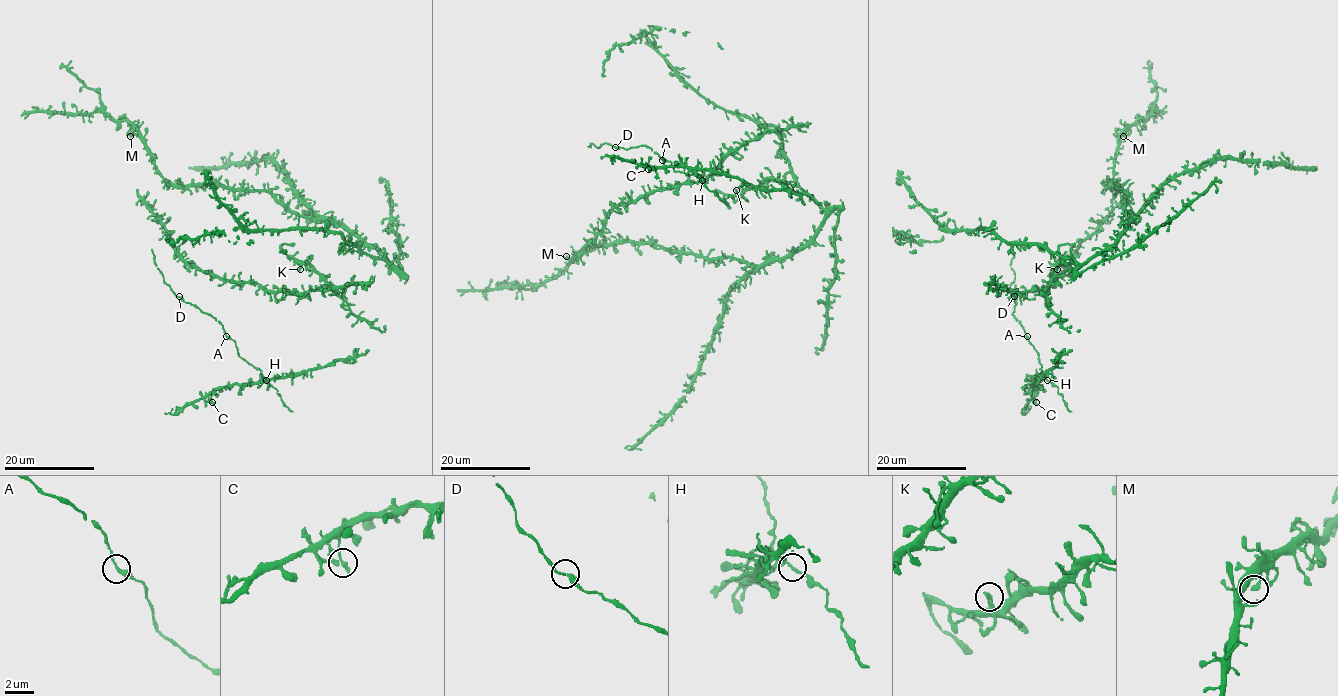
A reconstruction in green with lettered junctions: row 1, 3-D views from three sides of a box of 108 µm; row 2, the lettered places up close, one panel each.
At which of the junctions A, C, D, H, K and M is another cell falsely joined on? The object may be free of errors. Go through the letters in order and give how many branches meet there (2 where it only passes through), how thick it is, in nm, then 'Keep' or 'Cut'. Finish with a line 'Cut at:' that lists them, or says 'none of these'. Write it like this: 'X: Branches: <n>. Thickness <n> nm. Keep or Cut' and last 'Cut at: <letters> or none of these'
A: Branches: 2. Thickness 280 nm. Keep
C: Branches: 2. Thickness 280 nm. Keep
D: Branches: 2. Thickness 280 nm. Keep
H: Branches: 2. Thickness 170 nm. Keep
K: Branches: 1. Thickness 280 nm. Keep
M: Branches: 1. Thickness 280 nm. Keep
Cut at: none of these

